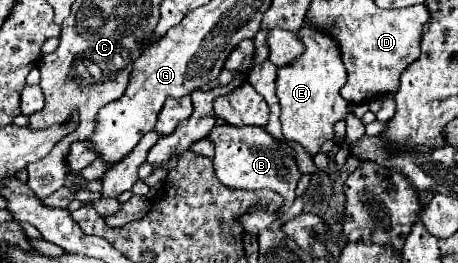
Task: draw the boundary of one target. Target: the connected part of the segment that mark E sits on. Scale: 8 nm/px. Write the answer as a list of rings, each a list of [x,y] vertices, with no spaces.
[[[303,25],[299,29],[299,37],[305,43],[305,53],[293,65],[281,67],[277,71],[277,97],[281,101],[281,131],[283,131],[283,137],[287,141],[299,143],[309,155],[317,155],[321,145],[327,139],[333,139],[333,125],[337,121],[345,119],[347,113],[351,113],[351,105],[339,95],[339,89],[347,81],[347,73],[345,73],[345,67],[341,63],[337,43],[333,39],[329,39],[325,33],[321,33],[317,29],[311,29],[307,25]]]

